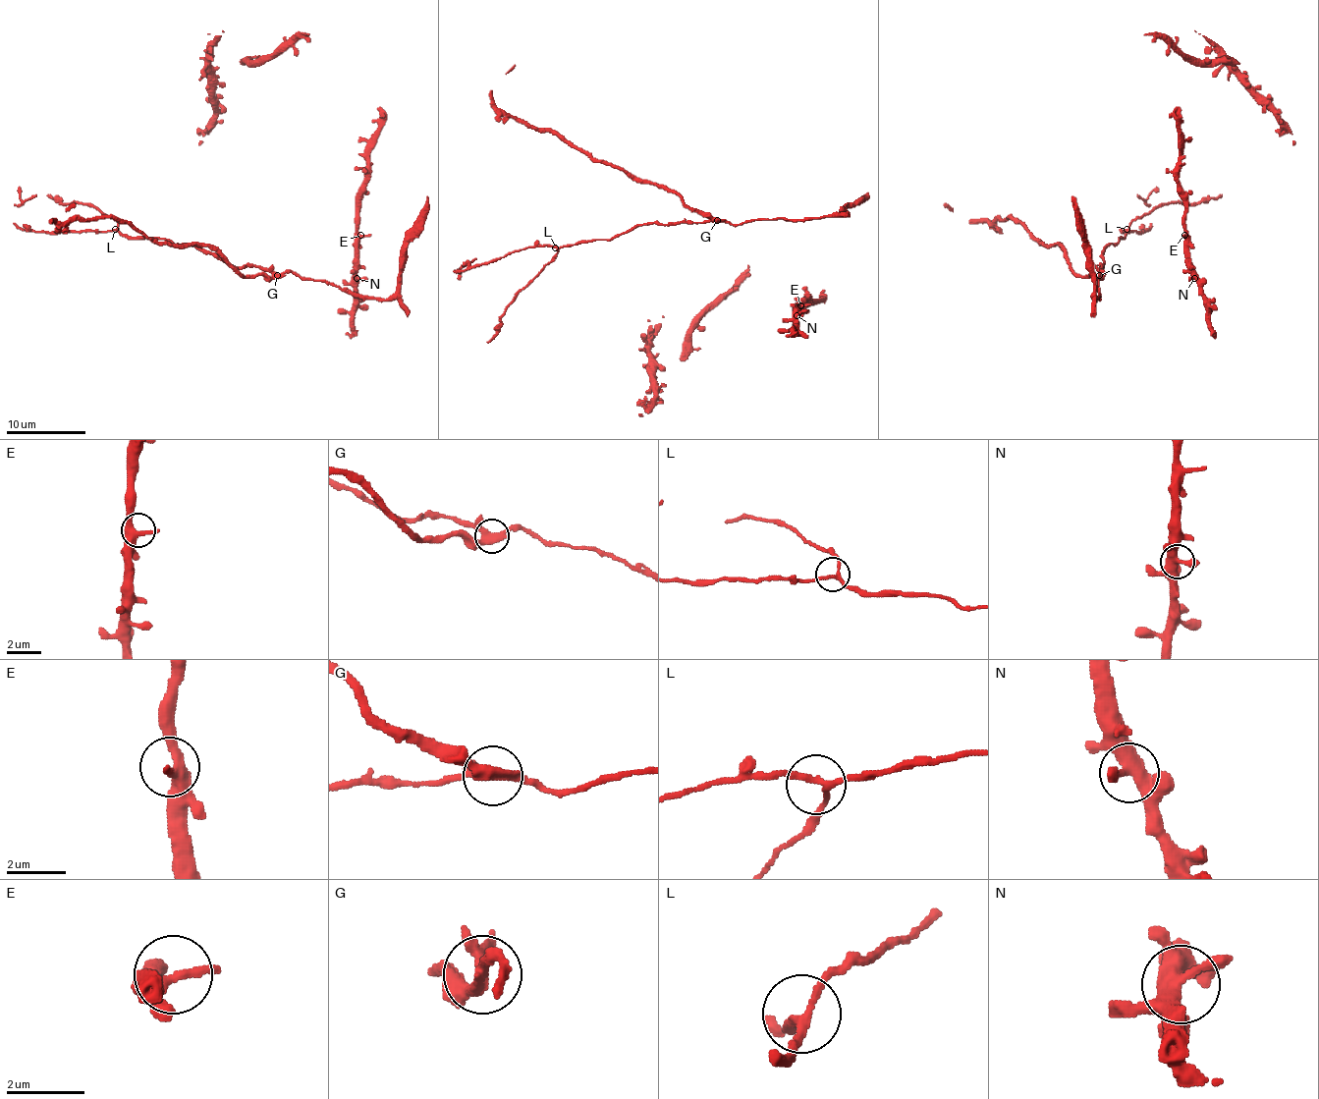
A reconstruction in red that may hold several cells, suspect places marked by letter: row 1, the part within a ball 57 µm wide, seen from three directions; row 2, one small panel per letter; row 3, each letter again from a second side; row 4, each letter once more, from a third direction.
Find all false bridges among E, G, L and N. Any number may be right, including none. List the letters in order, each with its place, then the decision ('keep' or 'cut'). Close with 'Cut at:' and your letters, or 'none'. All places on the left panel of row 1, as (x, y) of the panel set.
E: place (360, 235); keep
G: place (277, 275); cut
L: place (115, 229); keep
N: place (357, 278); keep
Cut at: G

